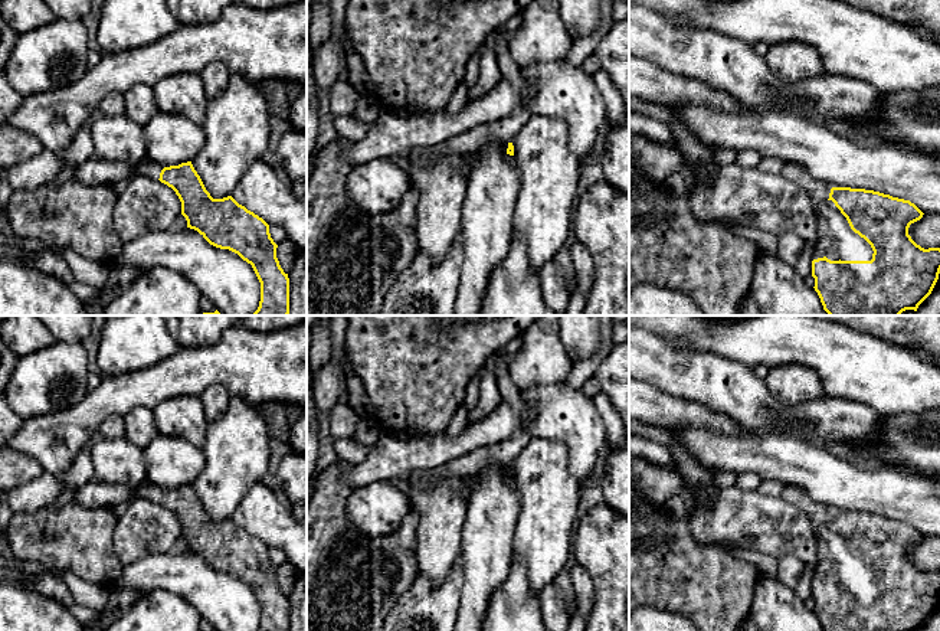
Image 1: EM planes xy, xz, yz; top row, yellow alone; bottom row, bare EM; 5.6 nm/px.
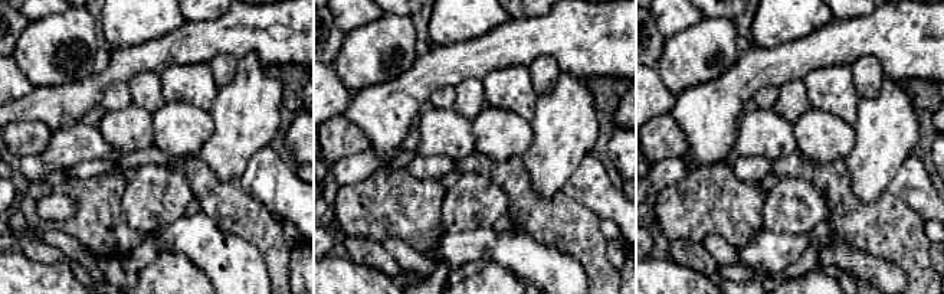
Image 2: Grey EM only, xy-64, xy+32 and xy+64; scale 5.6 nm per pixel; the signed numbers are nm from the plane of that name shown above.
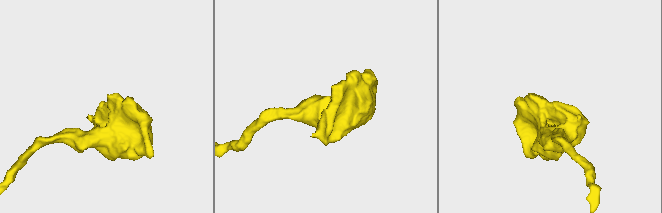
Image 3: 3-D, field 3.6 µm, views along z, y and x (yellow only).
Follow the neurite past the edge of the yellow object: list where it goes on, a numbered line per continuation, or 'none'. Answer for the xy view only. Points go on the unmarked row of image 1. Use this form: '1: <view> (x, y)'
1: xy (147, 490)

